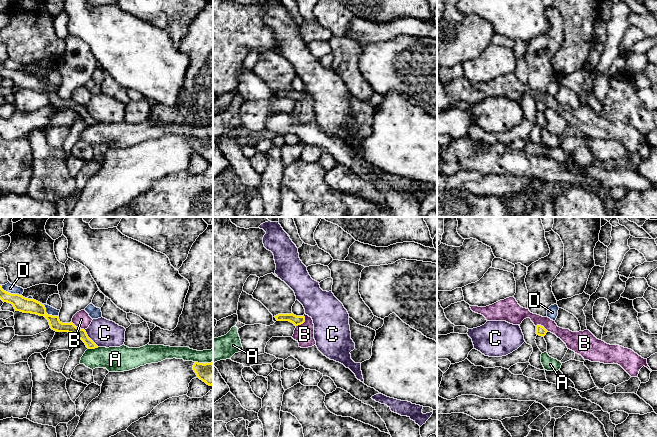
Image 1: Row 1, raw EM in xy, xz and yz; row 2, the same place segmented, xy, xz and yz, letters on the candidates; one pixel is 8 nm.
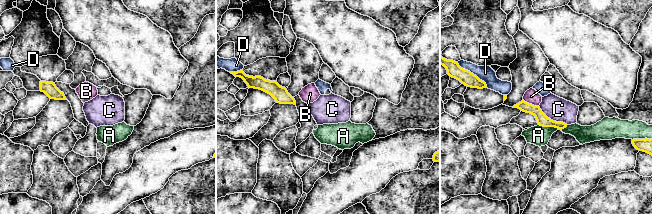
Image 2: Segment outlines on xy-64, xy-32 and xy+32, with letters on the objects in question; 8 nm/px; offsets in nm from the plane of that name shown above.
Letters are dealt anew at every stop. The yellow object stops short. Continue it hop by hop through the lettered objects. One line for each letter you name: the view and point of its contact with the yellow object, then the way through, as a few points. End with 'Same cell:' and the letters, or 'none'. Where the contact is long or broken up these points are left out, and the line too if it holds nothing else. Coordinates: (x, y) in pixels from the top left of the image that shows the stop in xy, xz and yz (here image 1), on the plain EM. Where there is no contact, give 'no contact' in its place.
Same cell: none

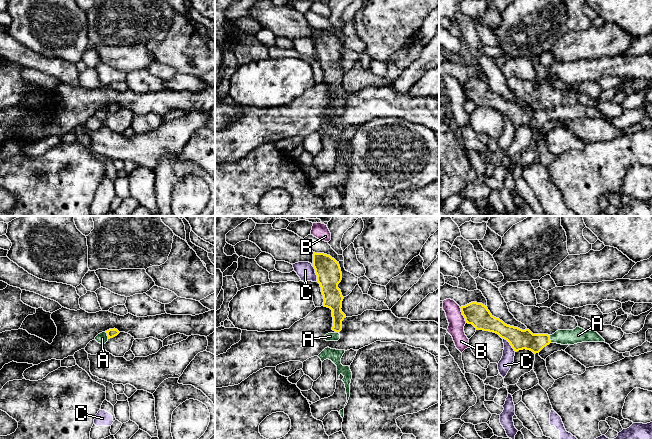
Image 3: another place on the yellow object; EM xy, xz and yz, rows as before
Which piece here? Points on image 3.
A: xy (107, 111) | across xy (111, 109), (107, 111), (102, 114)
Same cell: A

